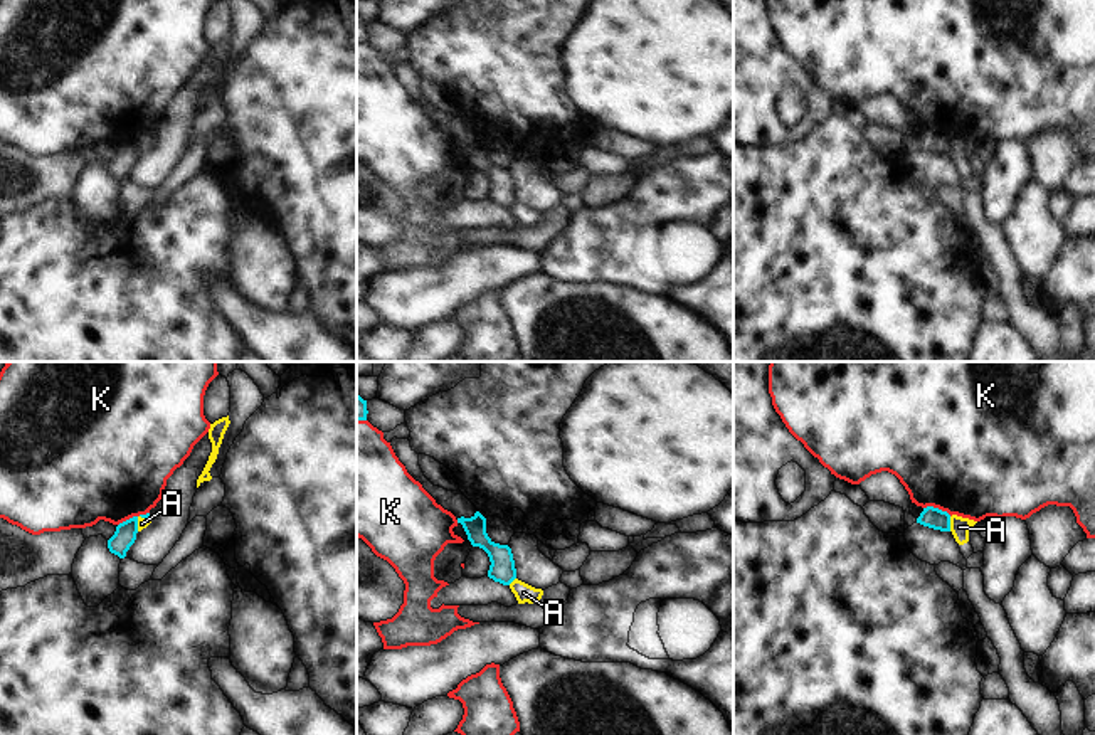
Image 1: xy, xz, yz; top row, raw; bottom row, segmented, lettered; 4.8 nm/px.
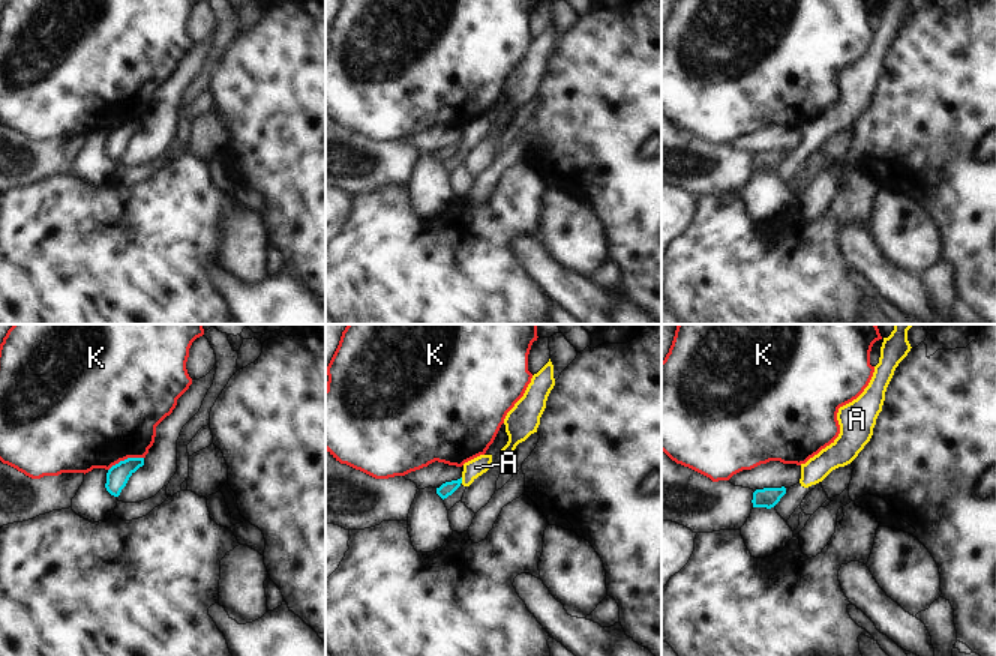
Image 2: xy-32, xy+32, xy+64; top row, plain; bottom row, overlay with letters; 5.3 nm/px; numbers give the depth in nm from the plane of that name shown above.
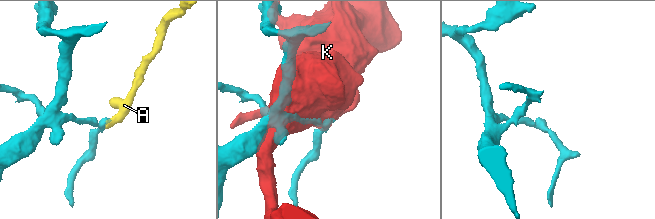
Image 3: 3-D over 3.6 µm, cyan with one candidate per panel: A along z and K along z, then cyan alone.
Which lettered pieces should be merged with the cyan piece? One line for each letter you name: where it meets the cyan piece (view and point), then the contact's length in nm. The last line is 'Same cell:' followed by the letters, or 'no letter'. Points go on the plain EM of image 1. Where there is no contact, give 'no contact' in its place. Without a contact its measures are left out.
Same cell: no letter

